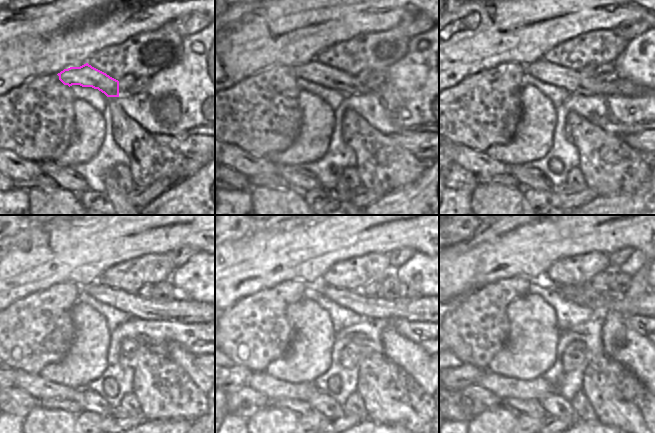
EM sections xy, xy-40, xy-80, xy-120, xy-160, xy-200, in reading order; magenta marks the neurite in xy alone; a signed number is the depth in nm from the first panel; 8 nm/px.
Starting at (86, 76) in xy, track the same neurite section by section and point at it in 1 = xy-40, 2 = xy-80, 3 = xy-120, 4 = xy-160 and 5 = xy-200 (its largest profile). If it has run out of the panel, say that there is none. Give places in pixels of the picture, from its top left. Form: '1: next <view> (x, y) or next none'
1: next xy-40 (315, 72)
2: next xy-80 (573, 81)
3: next xy-120 (183, 310)
4: next xy-160 (418, 309)
5: next xy-200 (600, 305)

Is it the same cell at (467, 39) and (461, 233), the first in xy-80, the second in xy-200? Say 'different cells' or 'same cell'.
different cells

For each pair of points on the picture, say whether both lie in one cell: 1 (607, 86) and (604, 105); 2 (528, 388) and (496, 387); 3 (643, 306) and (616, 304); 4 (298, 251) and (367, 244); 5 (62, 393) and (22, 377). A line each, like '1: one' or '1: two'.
1: two
2: one
3: one
4: one
5: one

